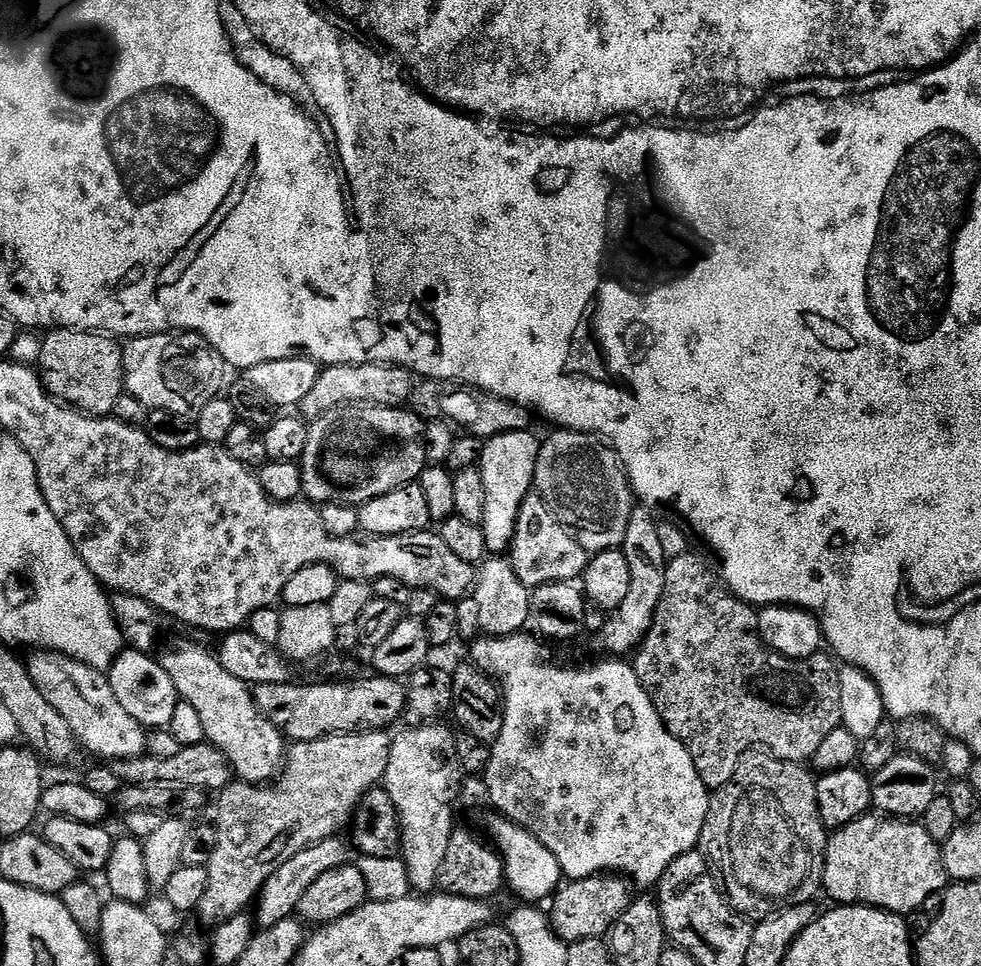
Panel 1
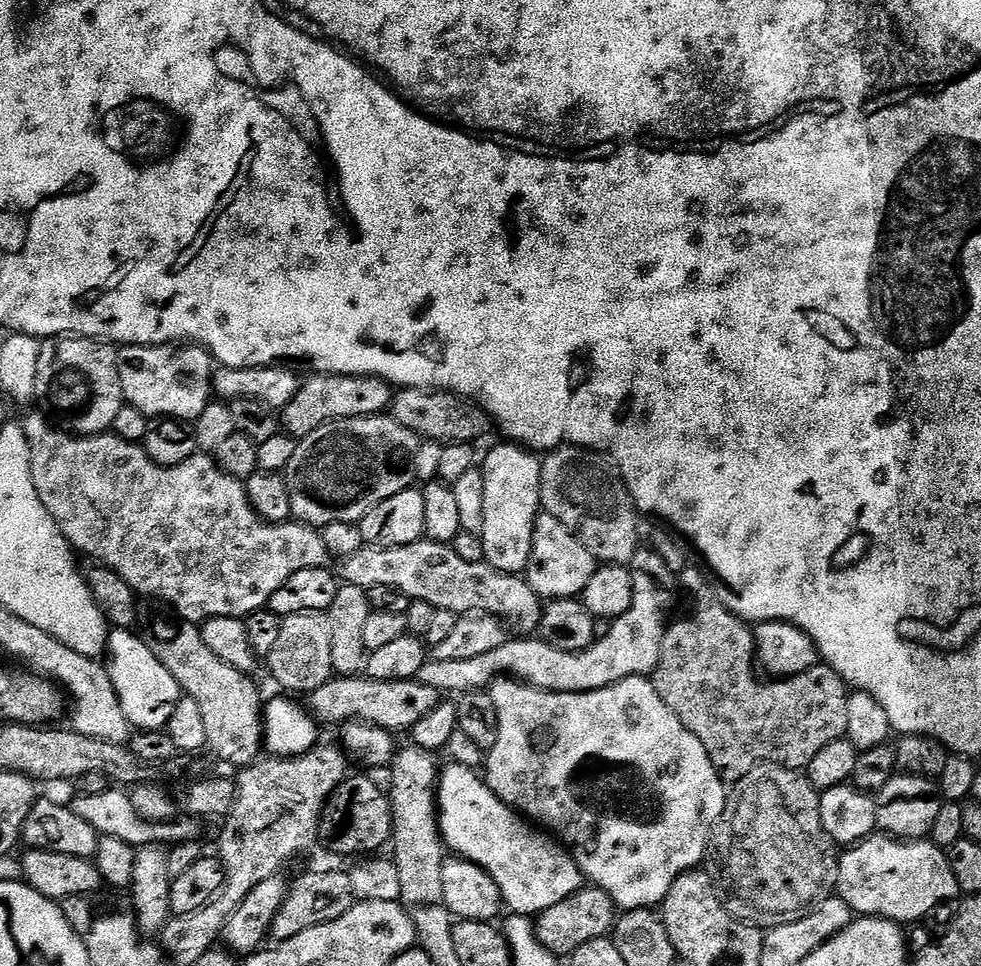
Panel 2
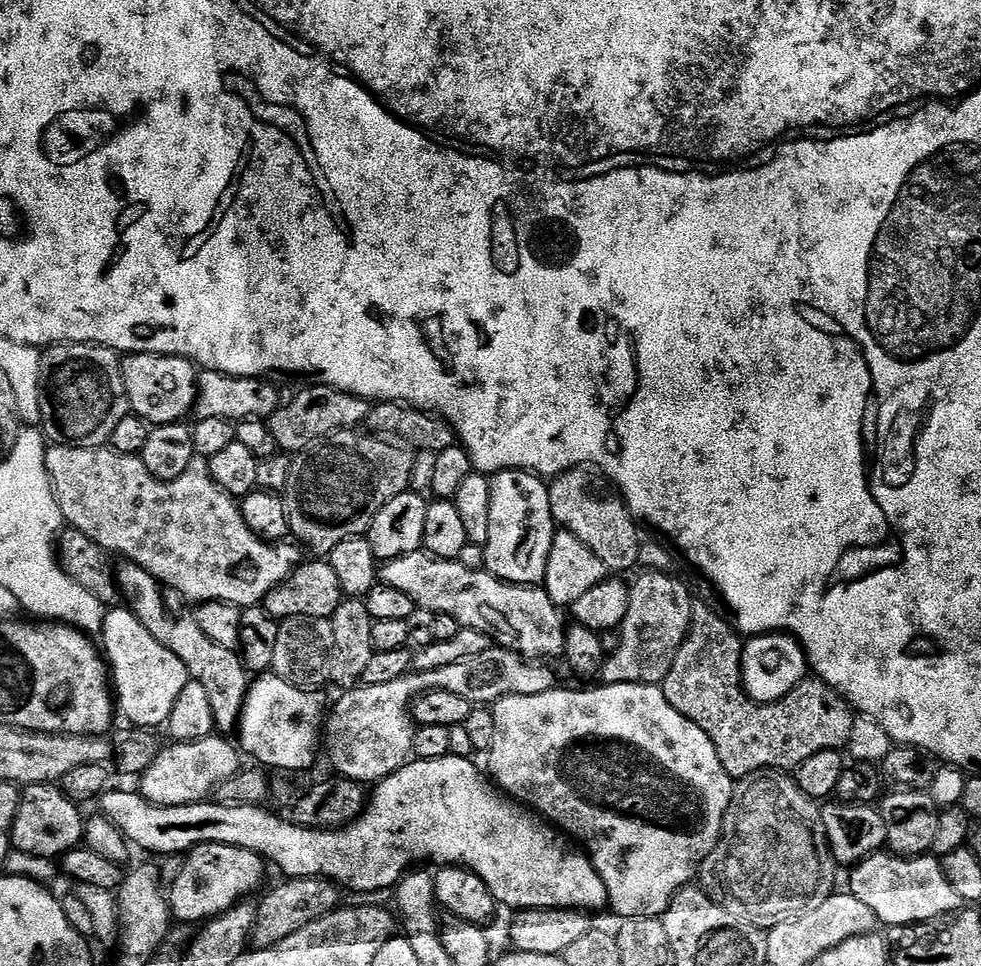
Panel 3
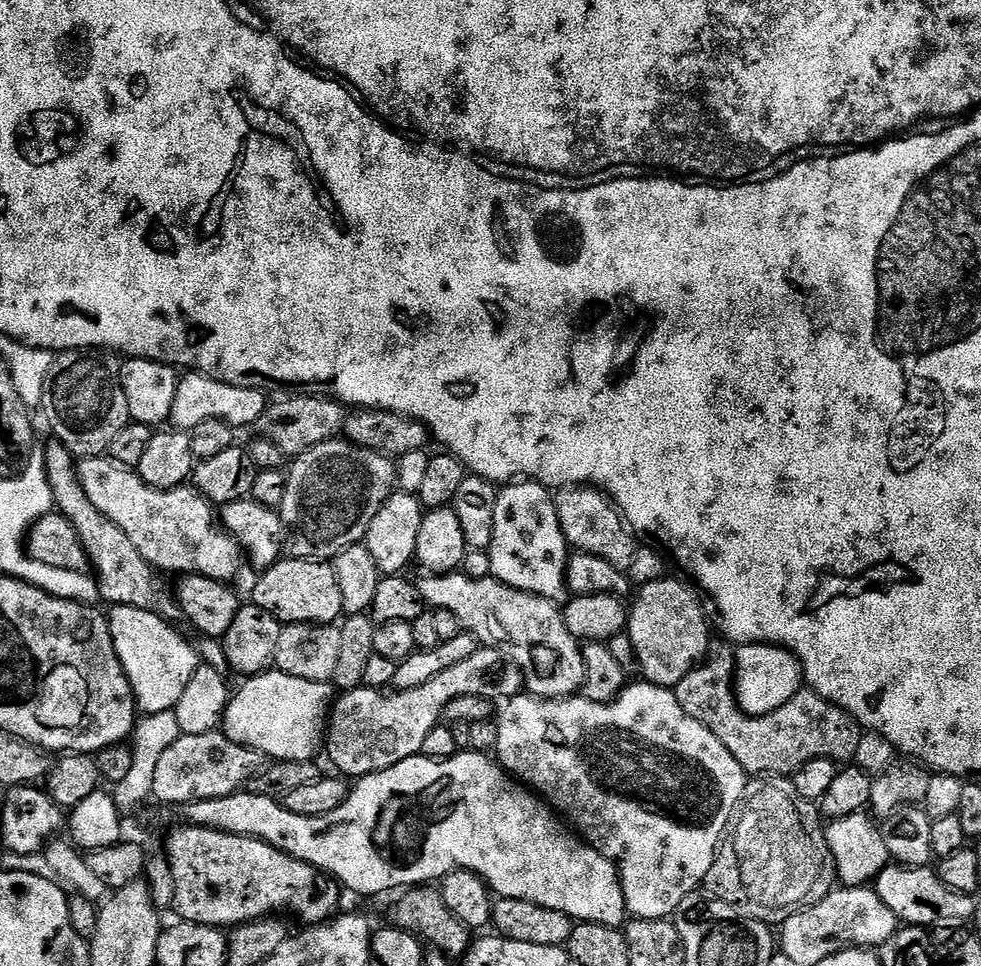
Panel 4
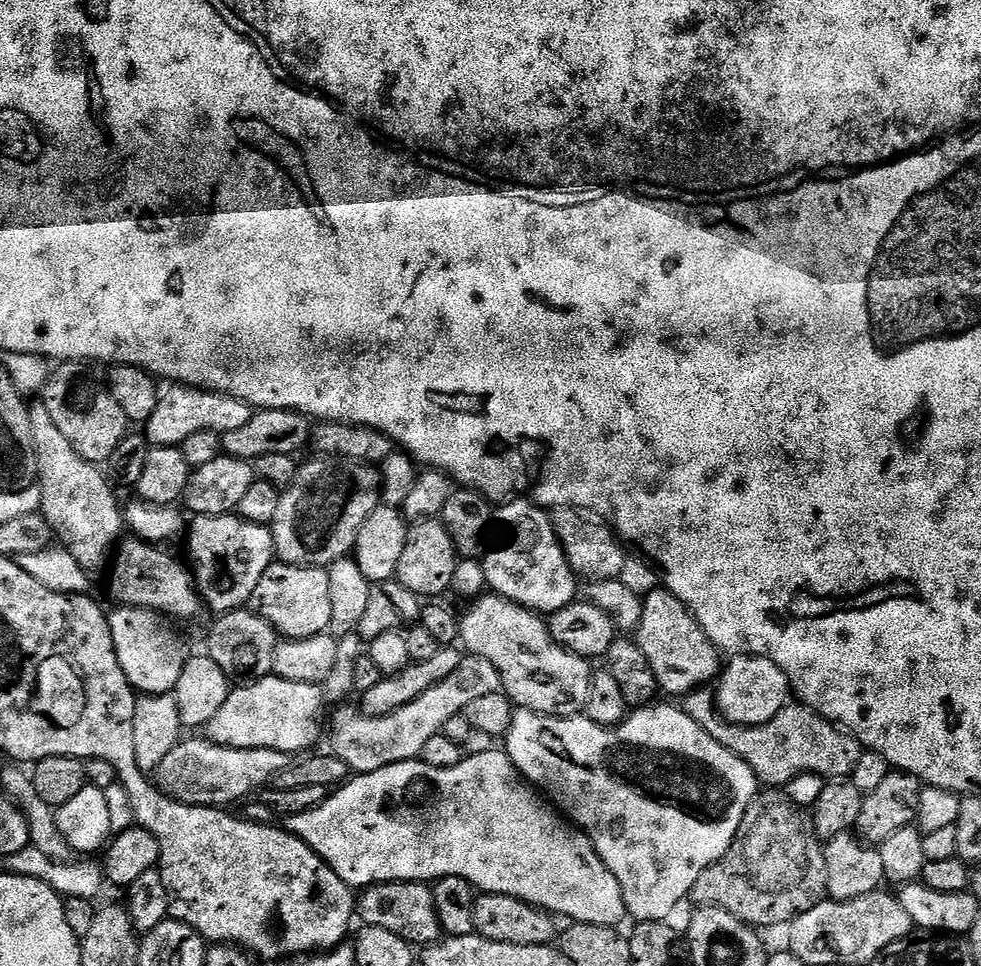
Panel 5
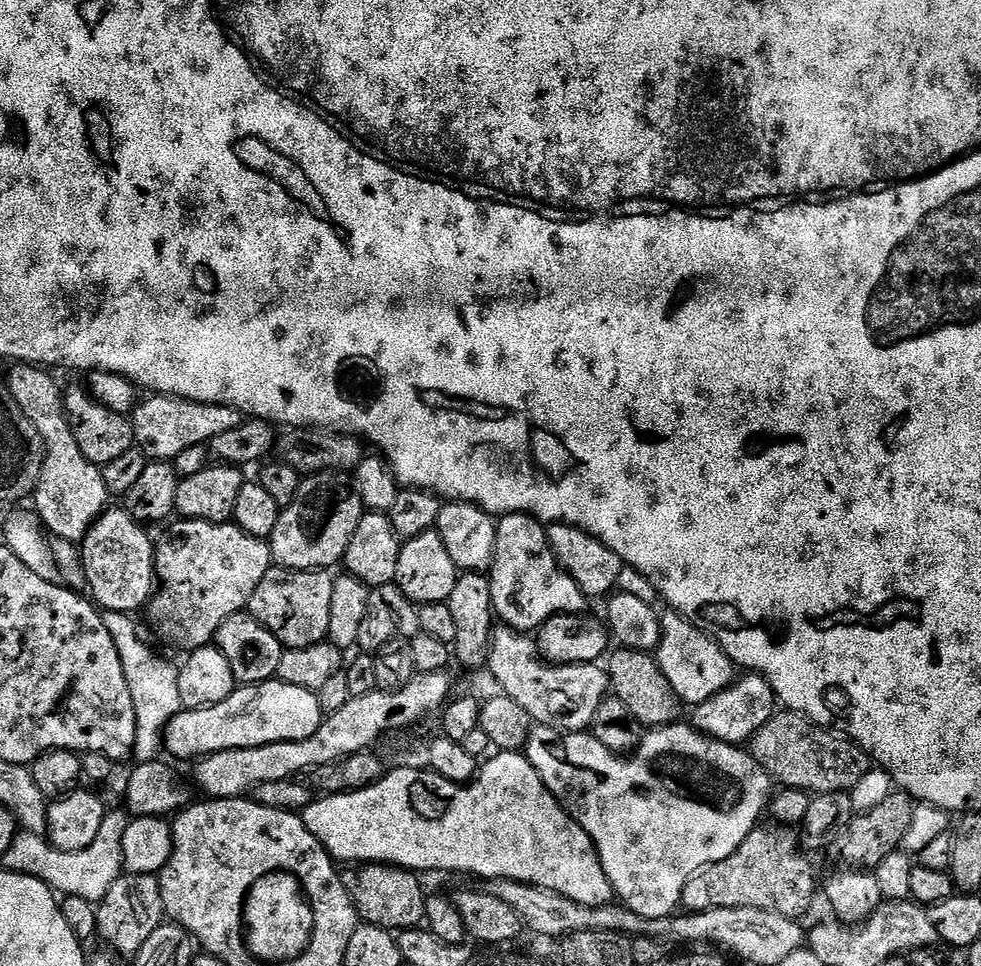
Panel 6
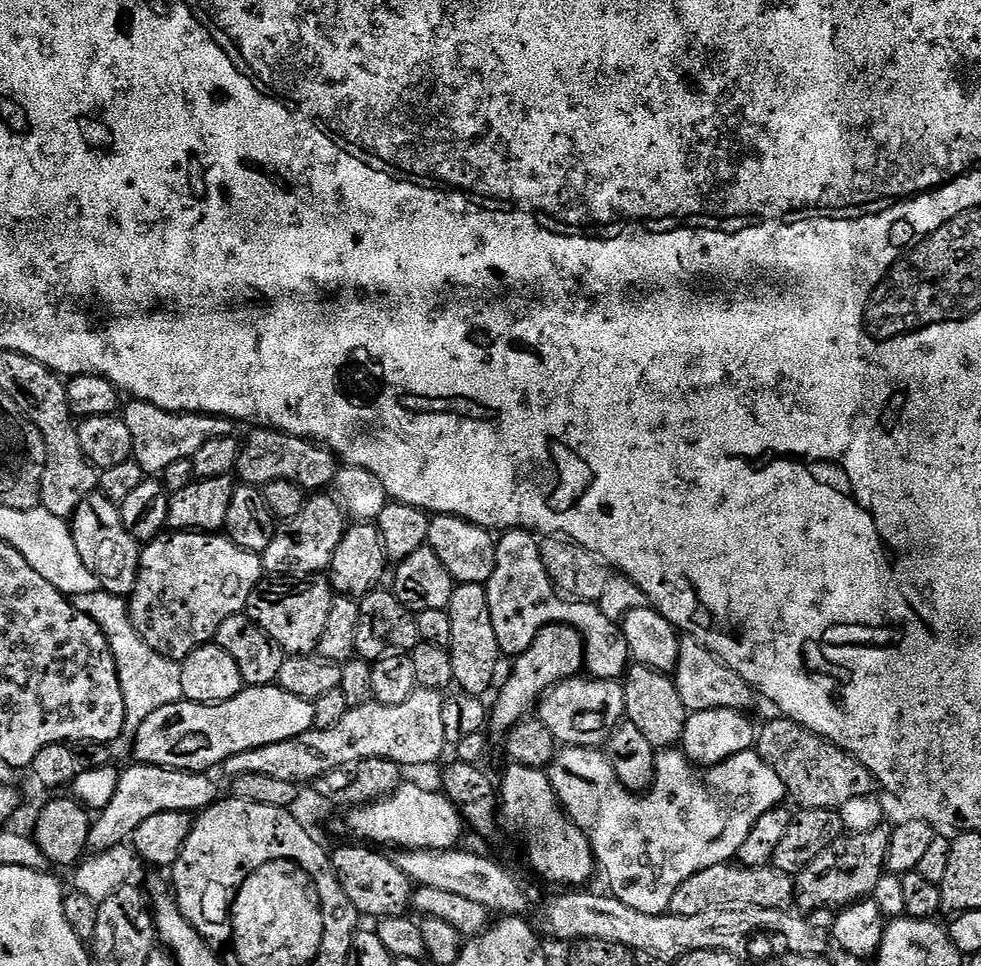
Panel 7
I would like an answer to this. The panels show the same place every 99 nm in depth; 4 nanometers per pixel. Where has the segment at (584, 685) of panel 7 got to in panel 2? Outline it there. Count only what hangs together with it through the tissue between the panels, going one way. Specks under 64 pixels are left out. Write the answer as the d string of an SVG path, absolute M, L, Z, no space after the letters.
M427 538L414 542L413 544L407 544L406 546L394 546L393 548L378 548L375 546L365 546L356 551L352 556L343 557L342 564L344 564L344 576L342 572L342 580L345 584L353 584L359 588L365 590L373 588L375 584L378 586L394 586L398 590L402 590L402 594L406 594L412 601L421 600L424 603L429 603L434 609L442 609L446 611L452 611L457 614L464 614L471 610L476 614L487 614L490 616L499 616L501 620L507 622L513 629L516 628L517 633L520 634L532 634L540 627L540 614L542 611L541 597L537 596L536 591L528 585L527 579L523 575L513 574L510 572L498 572L495 568L491 568L488 563L475 564L474 562L465 562L463 558L458 558L458 554L453 548L446 544L439 544L433 540Z

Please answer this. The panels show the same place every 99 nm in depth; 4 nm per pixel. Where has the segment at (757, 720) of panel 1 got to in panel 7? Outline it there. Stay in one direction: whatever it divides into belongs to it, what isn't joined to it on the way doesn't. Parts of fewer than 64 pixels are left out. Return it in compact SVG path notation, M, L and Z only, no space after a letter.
M787 718L775 719L770 721L765 728L759 729L754 748L778 774L778 778L782 778L785 793L791 799L793 796L800 803L798 805L801 809L831 808L839 810L846 802L850 802L850 798L873 795L874 789L877 787L876 778L857 756L850 755L846 750L839 748L837 744L831 744L825 736L814 734L798 722Z

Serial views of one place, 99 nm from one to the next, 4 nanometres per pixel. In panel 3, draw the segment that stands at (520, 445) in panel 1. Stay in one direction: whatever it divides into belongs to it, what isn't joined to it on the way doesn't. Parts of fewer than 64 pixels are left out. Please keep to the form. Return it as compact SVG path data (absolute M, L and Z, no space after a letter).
M498 472L490 480L490 534L482 545L484 568L511 584L539 585L544 579L552 539L558 525L552 518L548 484L534 472Z

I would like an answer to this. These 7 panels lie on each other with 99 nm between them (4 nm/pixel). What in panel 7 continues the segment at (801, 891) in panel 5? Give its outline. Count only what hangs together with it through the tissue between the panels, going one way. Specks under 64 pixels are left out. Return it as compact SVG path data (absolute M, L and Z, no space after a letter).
M739 862L710 866L694 878L686 878L674 898L670 898L668 911L674 914L702 914L706 910L730 910L731 908L765 908L785 910L793 907L796 899L796 882L791 875L773 866L746 868Z

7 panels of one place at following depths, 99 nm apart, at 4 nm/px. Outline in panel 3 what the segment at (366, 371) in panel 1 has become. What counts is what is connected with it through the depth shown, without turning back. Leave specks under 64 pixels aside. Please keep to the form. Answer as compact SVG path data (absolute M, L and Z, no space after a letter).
M316 382L311 386L313 388L302 389L293 400L285 399L274 415L267 417L268 429L270 434L274 434L274 442L281 453L301 452L318 438L328 436L341 428L355 429L363 425L367 419L369 401L362 400L359 396L351 396L349 392L331 388L329 384Z

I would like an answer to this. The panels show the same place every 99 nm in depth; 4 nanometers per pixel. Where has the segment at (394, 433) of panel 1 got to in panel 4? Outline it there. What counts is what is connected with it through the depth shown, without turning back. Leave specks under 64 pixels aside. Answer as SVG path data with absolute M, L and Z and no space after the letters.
M333 438L324 444L314 446L291 461L286 475L286 494L278 509L280 523L284 526L282 548L293 560L331 561L344 548L363 541L368 532L368 523L372 520L372 472L368 468L389 467L389 457L370 452L349 444L343 438Z

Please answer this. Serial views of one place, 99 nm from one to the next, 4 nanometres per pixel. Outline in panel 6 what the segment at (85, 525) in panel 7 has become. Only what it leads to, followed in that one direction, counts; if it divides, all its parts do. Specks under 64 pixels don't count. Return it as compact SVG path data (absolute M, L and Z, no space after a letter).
M109 507L96 519L82 541L82 563L87 591L104 612L118 611L136 614L152 598L158 587L156 579L156 549L139 523L123 507Z

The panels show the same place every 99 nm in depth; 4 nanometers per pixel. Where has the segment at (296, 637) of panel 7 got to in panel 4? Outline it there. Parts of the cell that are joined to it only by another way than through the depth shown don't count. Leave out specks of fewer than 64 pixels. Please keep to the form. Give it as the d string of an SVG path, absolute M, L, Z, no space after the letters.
M280 558L275 564L263 569L259 575L252 588L251 603L279 620L281 625L335 625L341 619L344 612L342 593L338 591L338 578L334 578L331 563Z

